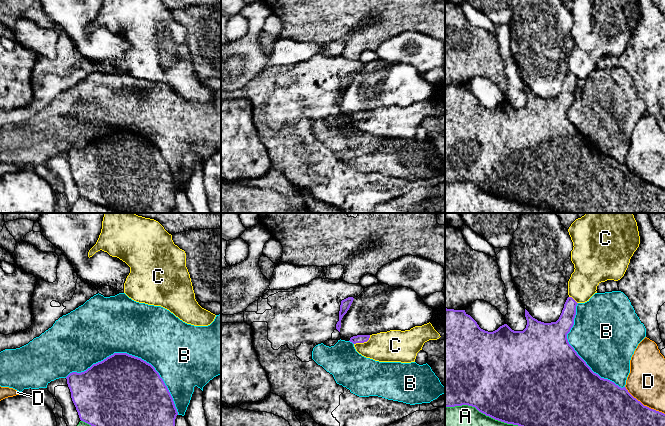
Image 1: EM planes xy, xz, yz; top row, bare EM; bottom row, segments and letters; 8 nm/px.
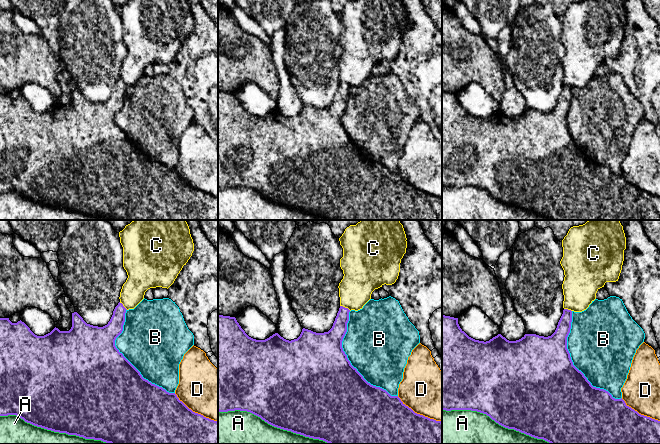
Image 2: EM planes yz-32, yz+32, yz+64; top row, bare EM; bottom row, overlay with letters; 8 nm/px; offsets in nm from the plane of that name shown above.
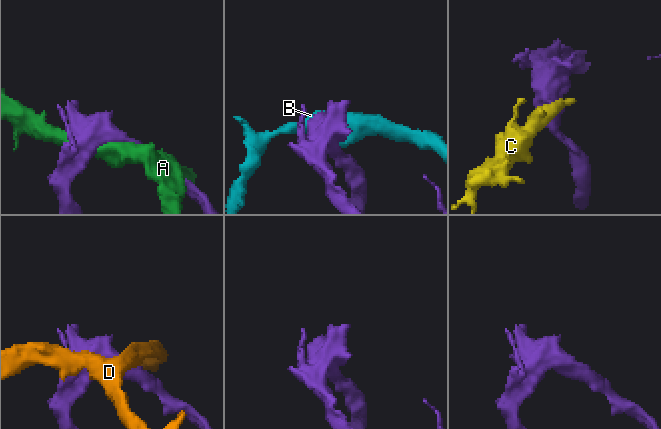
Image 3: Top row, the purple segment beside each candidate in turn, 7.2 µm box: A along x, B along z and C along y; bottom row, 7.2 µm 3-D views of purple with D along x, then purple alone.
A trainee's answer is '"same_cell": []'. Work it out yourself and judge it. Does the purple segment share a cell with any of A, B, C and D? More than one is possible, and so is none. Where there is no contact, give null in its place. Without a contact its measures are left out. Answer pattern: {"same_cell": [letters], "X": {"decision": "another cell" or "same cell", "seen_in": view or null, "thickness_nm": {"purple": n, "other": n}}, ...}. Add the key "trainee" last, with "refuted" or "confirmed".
{"same_cell": [], "A": {"decision": "another cell", "seen_in": "yz", "thickness_nm": {"purple": 500, "other": 380}}, "B": {"decision": "another cell", "seen_in": "xy", "thickness_nm": {"purple": 500, "other": 440}}, "C": {"decision": "another cell", "seen_in": "xz", "thickness_nm": {"purple": 60, "other": 260}}, "D": {"decision": "another cell", "seen_in": "yz", "thickness_nm": {"purple": 500, "other": 300}}, "trainee": "confirmed"}

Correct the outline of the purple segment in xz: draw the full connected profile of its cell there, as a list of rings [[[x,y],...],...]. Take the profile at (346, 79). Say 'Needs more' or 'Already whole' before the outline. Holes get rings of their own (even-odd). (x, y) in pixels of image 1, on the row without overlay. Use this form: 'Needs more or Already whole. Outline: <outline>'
Already whole. Outline: [[[348,73],[344,76],[341,77],[341,81],[340,81],[340,87],[339,87],[339,97],[336,100],[336,105],[340,108],[340,104],[341,104],[341,96],[343,94],[343,92],[347,89],[347,87],[349,86],[352,78],[353,78],[354,74],[353,73]]]

